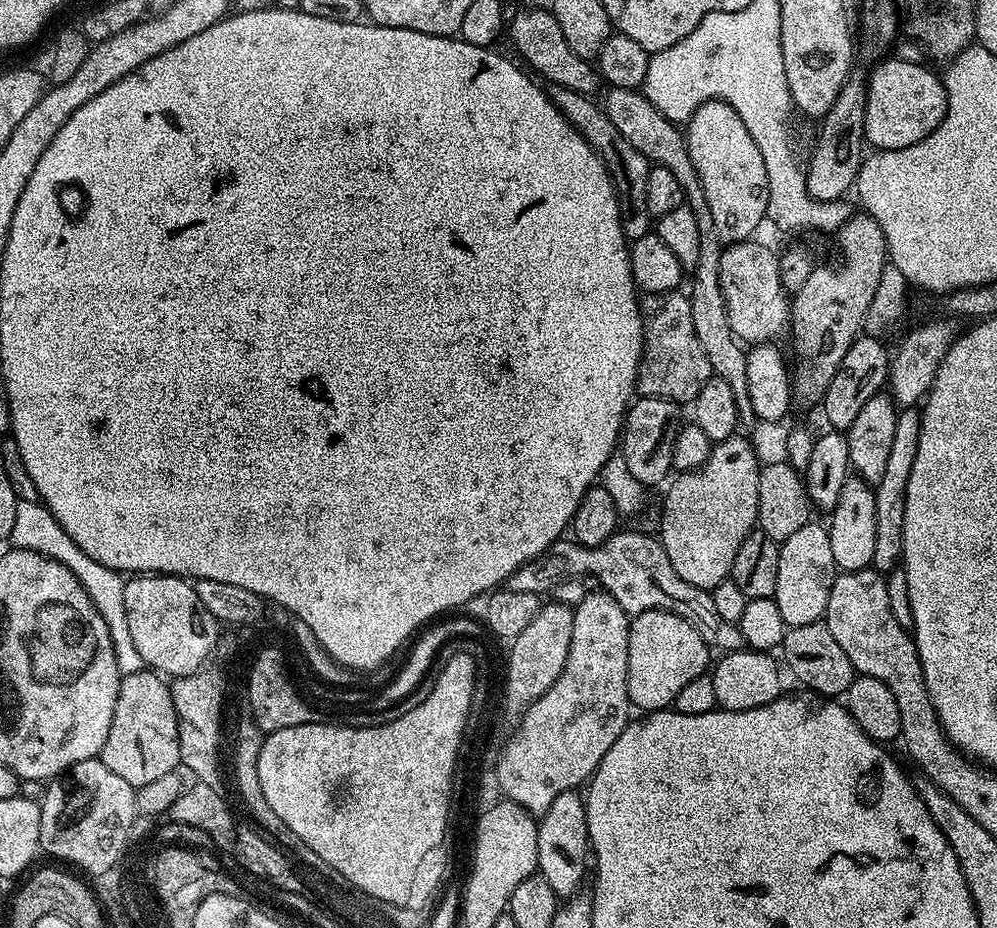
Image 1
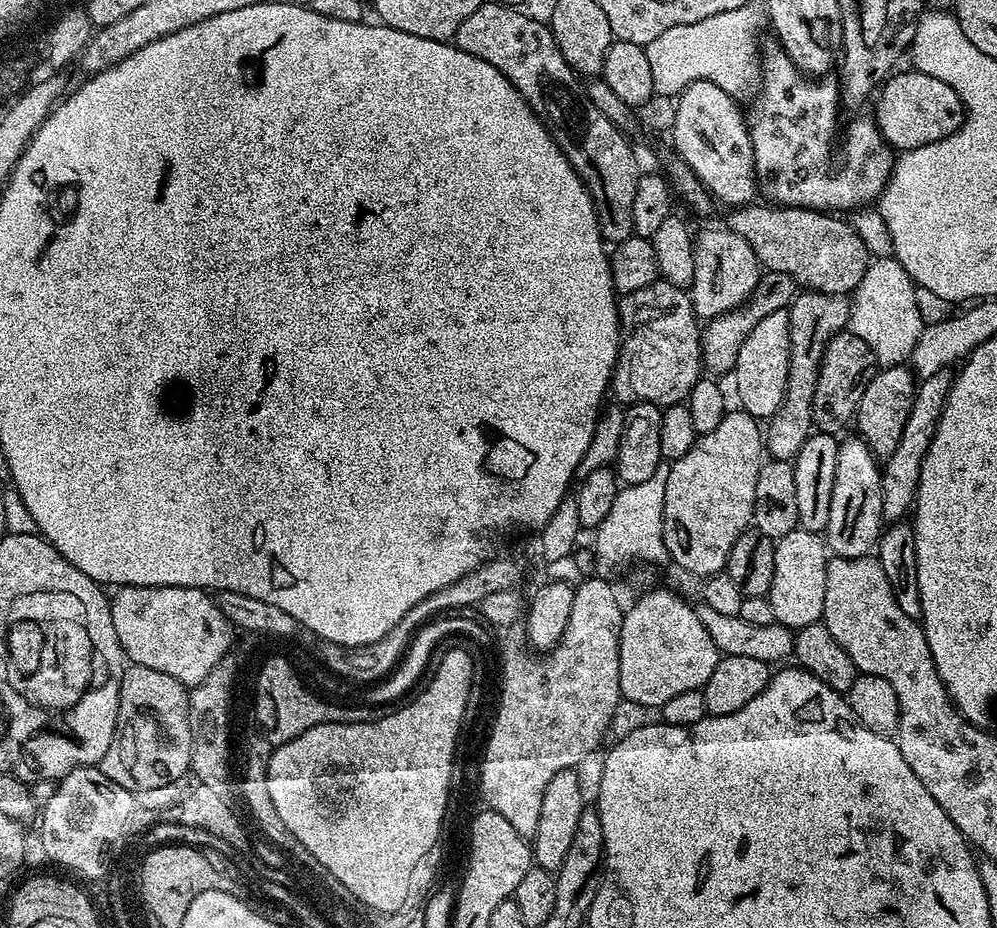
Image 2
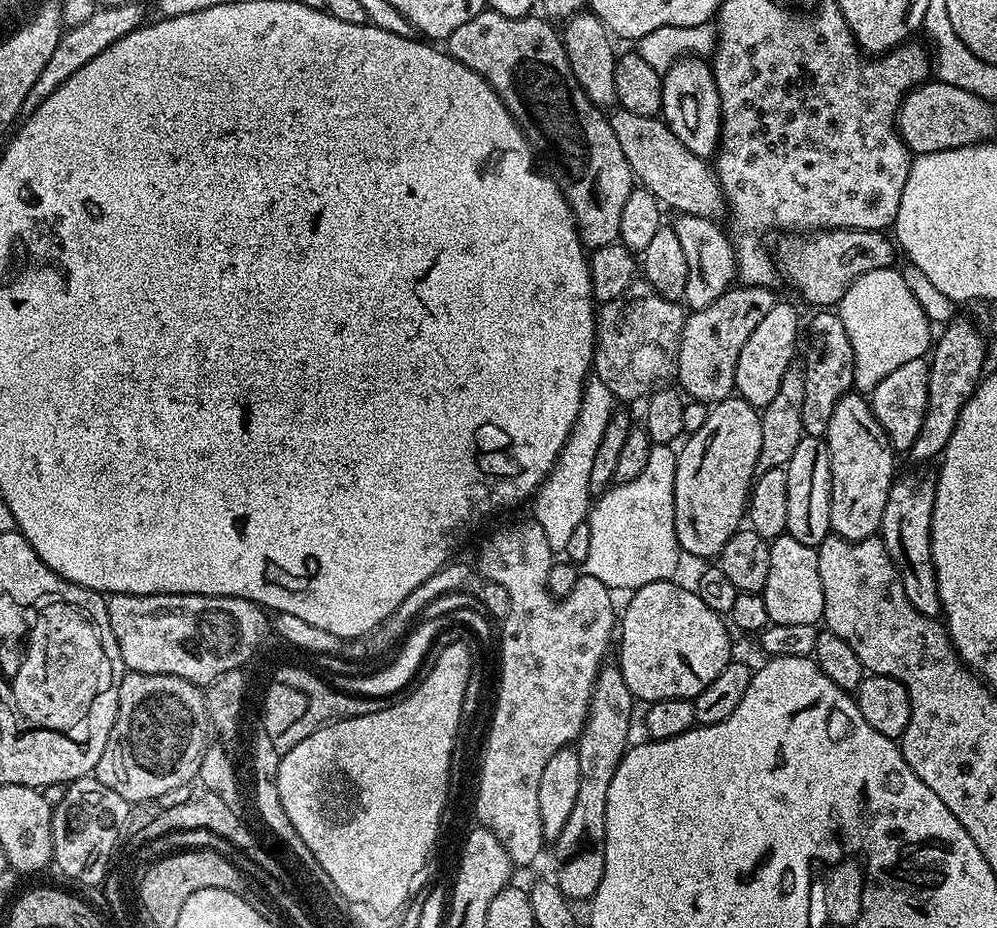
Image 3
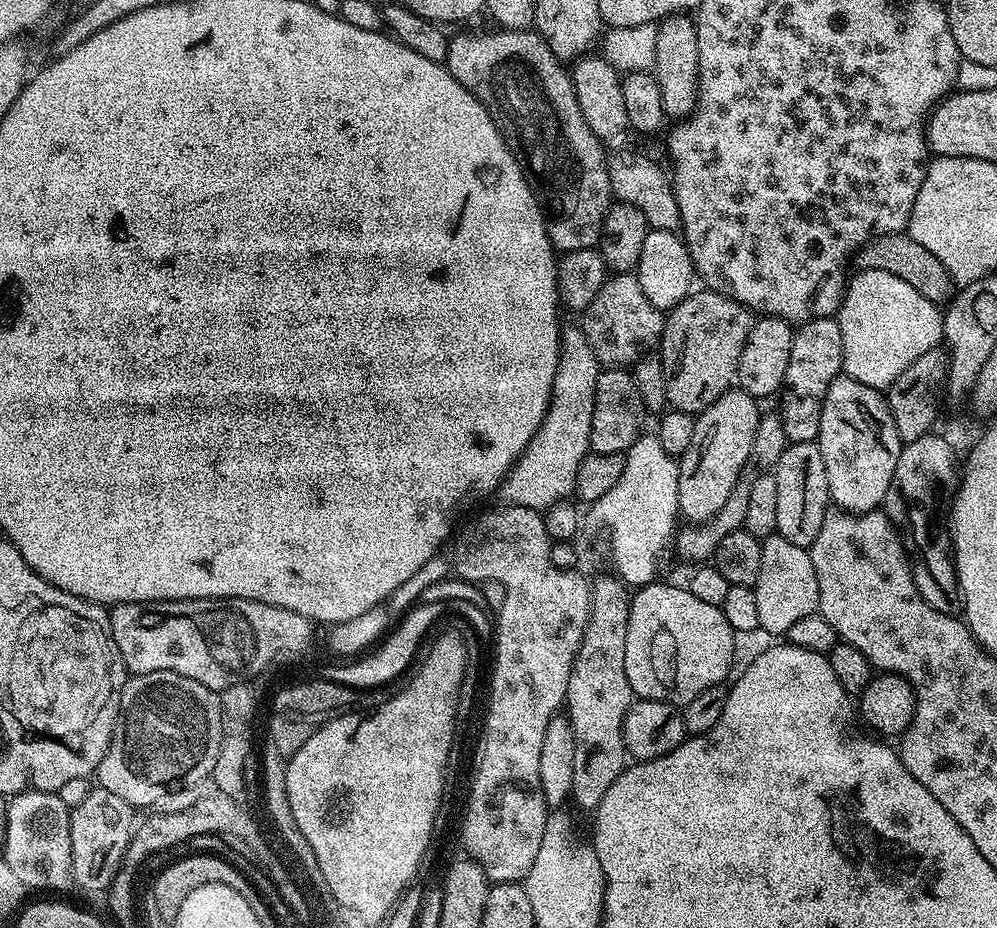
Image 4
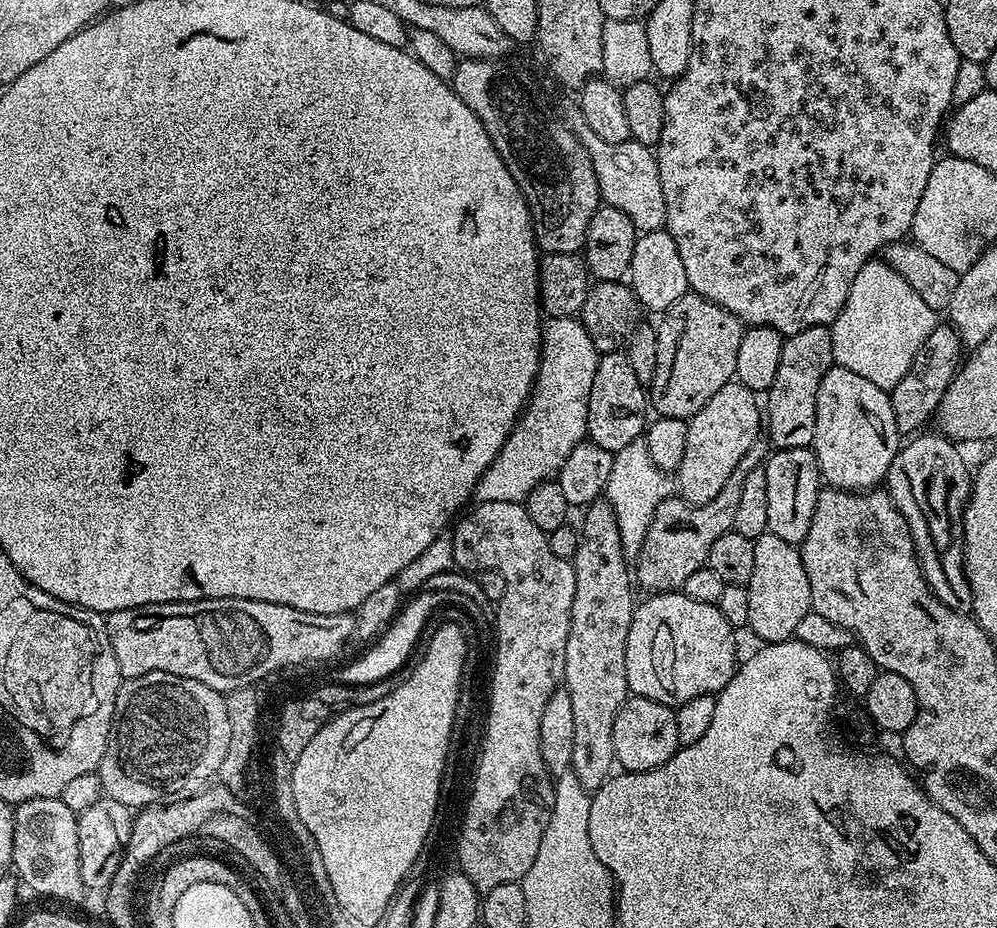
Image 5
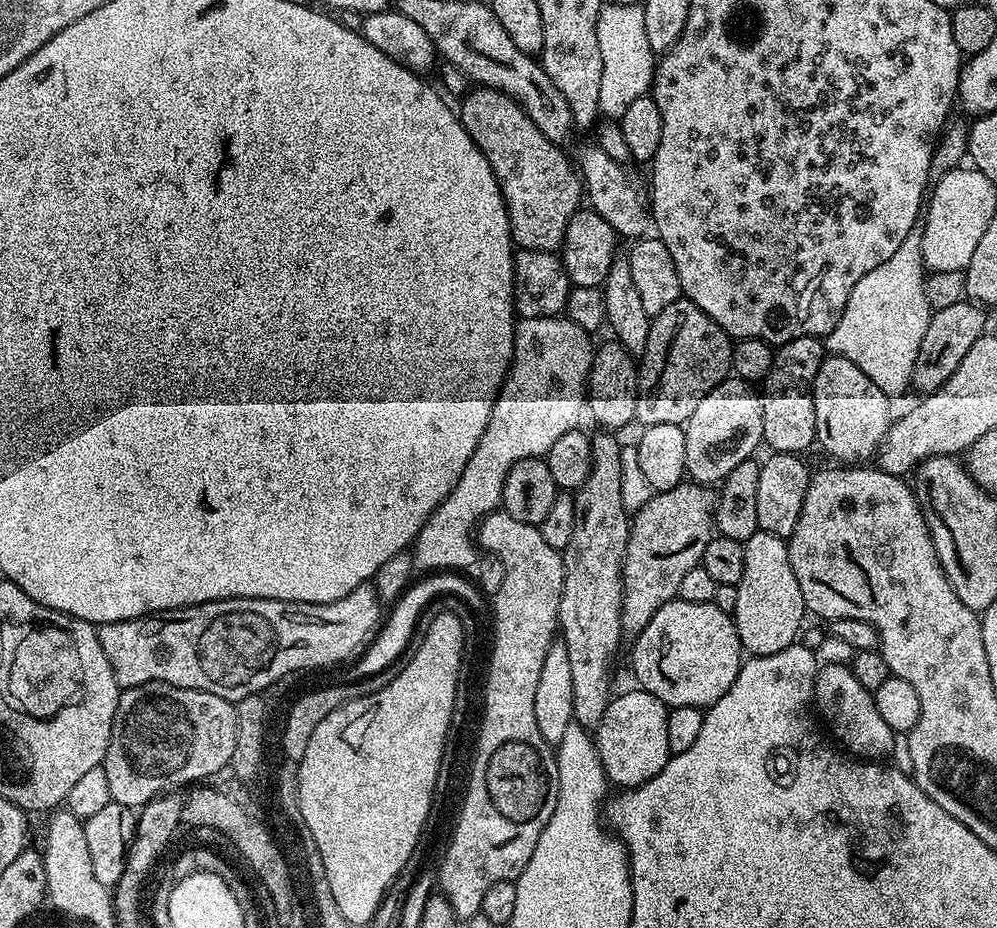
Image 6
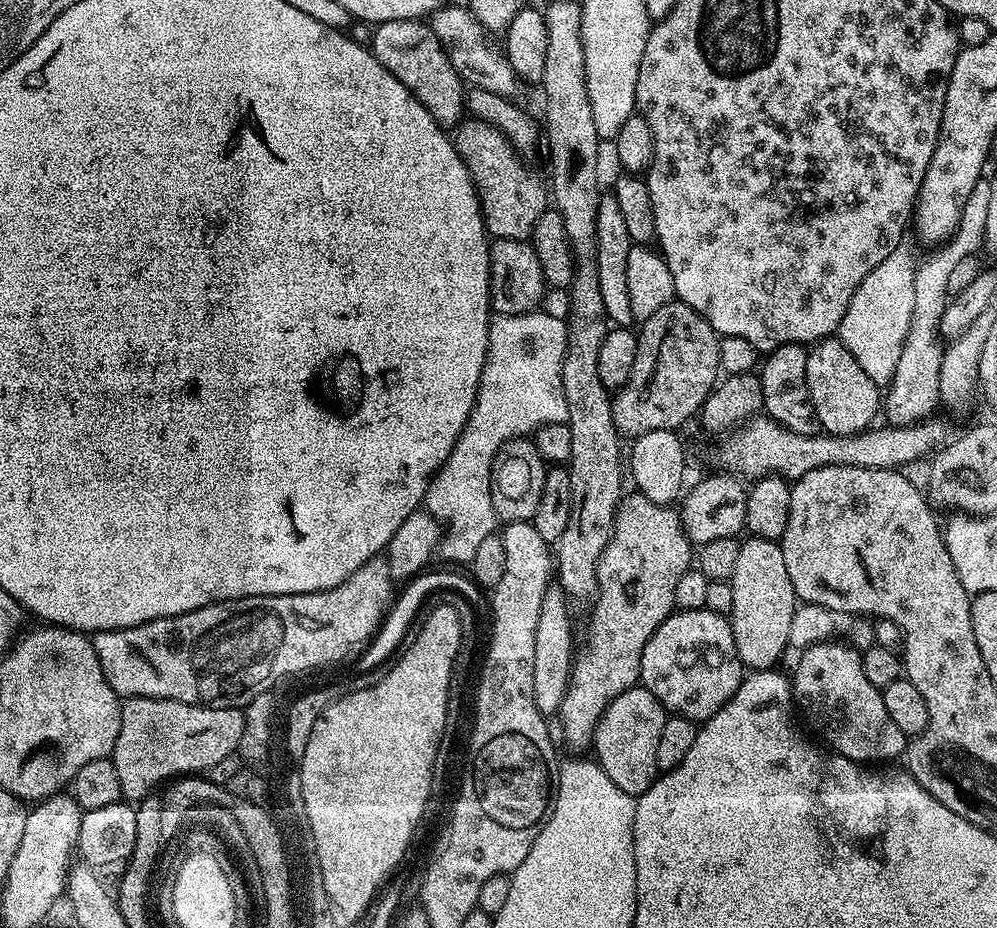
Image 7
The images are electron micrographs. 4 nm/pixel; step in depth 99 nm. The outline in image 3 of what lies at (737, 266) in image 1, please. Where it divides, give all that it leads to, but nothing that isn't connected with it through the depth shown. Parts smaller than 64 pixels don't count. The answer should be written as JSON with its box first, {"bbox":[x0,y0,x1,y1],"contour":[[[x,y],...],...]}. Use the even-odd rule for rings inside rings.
{"bbox":[670,215,737,310],"contour":[[[677,215],[675,219],[670,226],[674,234],[678,234],[678,242],[682,242],[682,254],[686,254],[688,267],[683,303],[692,310],[705,308],[733,287],[737,279],[735,249],[725,231],[722,228],[720,230],[716,220],[682,215]]]}

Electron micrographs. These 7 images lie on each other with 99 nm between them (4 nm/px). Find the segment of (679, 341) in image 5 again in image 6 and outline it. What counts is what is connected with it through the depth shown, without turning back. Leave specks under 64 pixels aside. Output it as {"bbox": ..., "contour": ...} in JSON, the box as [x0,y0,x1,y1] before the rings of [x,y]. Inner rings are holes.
{"bbox":[636,299,733,425],"contour":[[[678,299],[651,317],[646,350],[638,357],[636,420],[641,425],[687,424],[698,402],[732,372],[733,337],[718,326],[694,302]]]}

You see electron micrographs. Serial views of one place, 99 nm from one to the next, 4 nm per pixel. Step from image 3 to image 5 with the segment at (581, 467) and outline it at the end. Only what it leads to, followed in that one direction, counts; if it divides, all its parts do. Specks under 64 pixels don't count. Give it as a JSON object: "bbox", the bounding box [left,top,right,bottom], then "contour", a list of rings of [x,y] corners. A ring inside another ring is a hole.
{"bbox":[474,316,599,504],"contour":[[[553,316],[543,321],[540,365],[532,384],[532,394],[502,450],[477,482],[474,493],[477,501],[515,504],[527,501],[530,490],[551,481],[559,473],[570,450],[588,435],[590,386],[594,383],[594,370],[599,361],[590,334],[586,334],[576,316]]]}

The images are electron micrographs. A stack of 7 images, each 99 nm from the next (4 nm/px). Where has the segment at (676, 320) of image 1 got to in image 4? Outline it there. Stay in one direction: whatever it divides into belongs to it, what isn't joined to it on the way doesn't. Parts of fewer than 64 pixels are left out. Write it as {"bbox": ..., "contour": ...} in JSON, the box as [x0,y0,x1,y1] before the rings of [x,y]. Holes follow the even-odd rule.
{"bbox":[578,272,665,369],"contour":[[[622,272],[609,275],[594,302],[579,313],[578,327],[584,333],[586,342],[590,342],[590,350],[594,350],[601,365],[627,369],[645,359],[651,353],[648,351],[651,348],[653,351],[659,345],[664,332],[664,317],[665,313],[655,308],[646,294],[642,294],[642,286],[638,286],[636,275]]]}

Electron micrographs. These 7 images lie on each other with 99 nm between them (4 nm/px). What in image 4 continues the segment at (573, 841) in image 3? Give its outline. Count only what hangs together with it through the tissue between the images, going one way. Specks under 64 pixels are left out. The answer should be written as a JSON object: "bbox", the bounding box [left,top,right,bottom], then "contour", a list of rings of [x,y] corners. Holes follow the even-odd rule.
{"bbox":[566,575,634,810],"contour":[[[607,575],[591,581],[590,618],[572,667],[566,701],[566,715],[570,726],[574,726],[574,786],[570,800],[588,810],[595,810],[606,798],[606,790],[614,786],[614,778],[624,772],[630,760],[624,744],[624,719],[634,699],[626,678],[630,592],[615,575]]]}

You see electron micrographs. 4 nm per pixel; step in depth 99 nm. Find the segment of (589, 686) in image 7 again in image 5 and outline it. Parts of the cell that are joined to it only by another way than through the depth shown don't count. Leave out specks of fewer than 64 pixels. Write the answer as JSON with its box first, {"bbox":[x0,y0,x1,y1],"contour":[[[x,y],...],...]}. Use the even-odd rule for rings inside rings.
{"bbox":[634,438,769,593],"contour":[[[757,438],[754,446],[750,446],[750,450],[742,454],[742,462],[734,466],[726,486],[718,490],[718,498],[710,502],[690,504],[676,494],[662,501],[653,516],[644,544],[634,560],[634,580],[639,587],[641,584],[645,588],[645,593],[675,592],[683,589],[686,578],[690,578],[694,570],[707,565],[710,546],[714,546],[714,541],[722,538],[722,534],[733,531],[734,514],[738,510],[746,478],[765,463],[769,452],[769,441]]]}

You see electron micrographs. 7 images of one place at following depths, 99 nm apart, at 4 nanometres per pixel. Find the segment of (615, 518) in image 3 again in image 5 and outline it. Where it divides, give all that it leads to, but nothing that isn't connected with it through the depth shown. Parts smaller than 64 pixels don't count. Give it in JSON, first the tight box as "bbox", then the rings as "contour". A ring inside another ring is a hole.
{"bbox":[605,437,671,556],"contour":[[[643,437],[634,439],[622,450],[613,453],[605,497],[616,514],[625,553],[632,556],[639,553],[658,506],[671,495],[669,480],[651,461]]]}

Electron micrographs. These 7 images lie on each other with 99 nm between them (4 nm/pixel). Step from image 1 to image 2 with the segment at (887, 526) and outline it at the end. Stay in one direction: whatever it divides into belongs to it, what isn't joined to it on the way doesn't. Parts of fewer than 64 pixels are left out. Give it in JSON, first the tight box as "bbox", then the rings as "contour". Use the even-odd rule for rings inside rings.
{"bbox":[880,370,953,521],"contour":[[[943,370],[930,374],[930,378],[917,383],[914,406],[910,406],[910,418],[906,418],[902,439],[898,442],[894,454],[890,454],[890,458],[883,461],[880,470],[882,514],[885,521],[903,521],[913,511],[918,482],[922,474],[922,462],[926,458],[926,450],[930,450],[930,442],[934,442],[934,434],[938,430],[938,422],[942,418],[942,410],[946,406],[946,398],[949,390],[952,389],[953,379],[951,371]]]}

